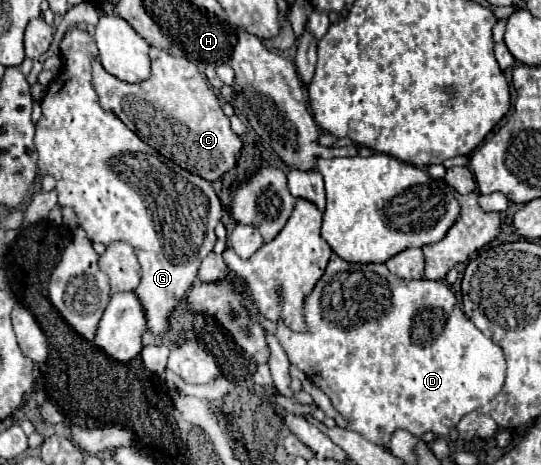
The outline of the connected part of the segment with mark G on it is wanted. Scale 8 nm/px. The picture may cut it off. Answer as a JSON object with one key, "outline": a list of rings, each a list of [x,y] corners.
{"outline":[[[66,32],[60,50],[66,64],[62,74],[48,86],[48,92],[40,102],[42,118],[36,122],[34,144],[40,156],[38,168],[44,174],[52,174],[56,178],[58,204],[70,206],[78,214],[78,222],[92,242],[102,242],[108,246],[112,242],[124,240],[134,246],[142,266],[142,282],[134,290],[134,294],[142,302],[146,328],[154,336],[166,336],[170,326],[170,314],[186,298],[188,288],[198,278],[202,260],[208,252],[212,252],[216,244],[214,228],[222,216],[222,204],[214,192],[212,182],[204,180],[202,176],[190,174],[176,162],[164,158],[154,148],[144,144],[112,112],[100,108],[90,76],[90,62],[98,56],[98,50],[88,32]]]}

